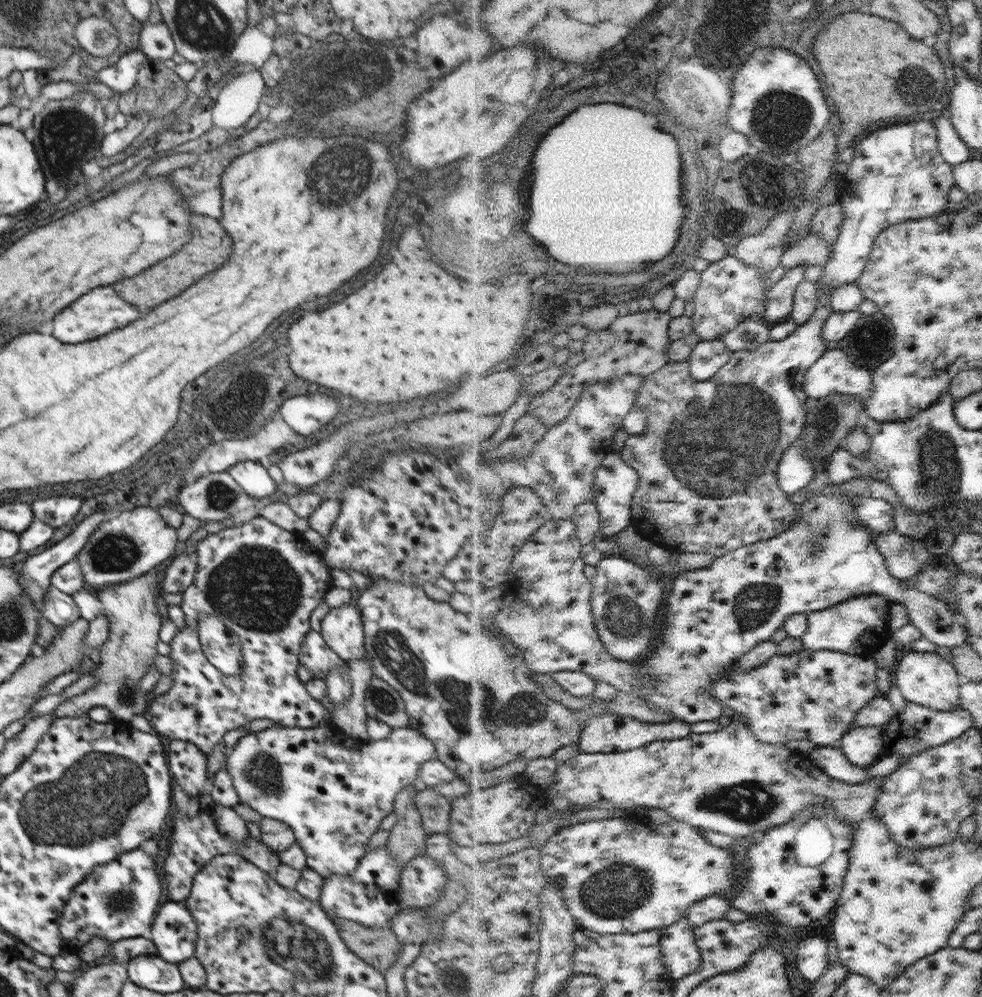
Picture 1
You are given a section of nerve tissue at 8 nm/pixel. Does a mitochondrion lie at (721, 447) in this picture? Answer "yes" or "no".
yes

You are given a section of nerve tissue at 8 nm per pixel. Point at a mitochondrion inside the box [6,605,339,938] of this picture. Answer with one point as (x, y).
(91, 800)

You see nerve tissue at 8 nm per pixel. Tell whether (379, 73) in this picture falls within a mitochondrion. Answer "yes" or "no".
yes

